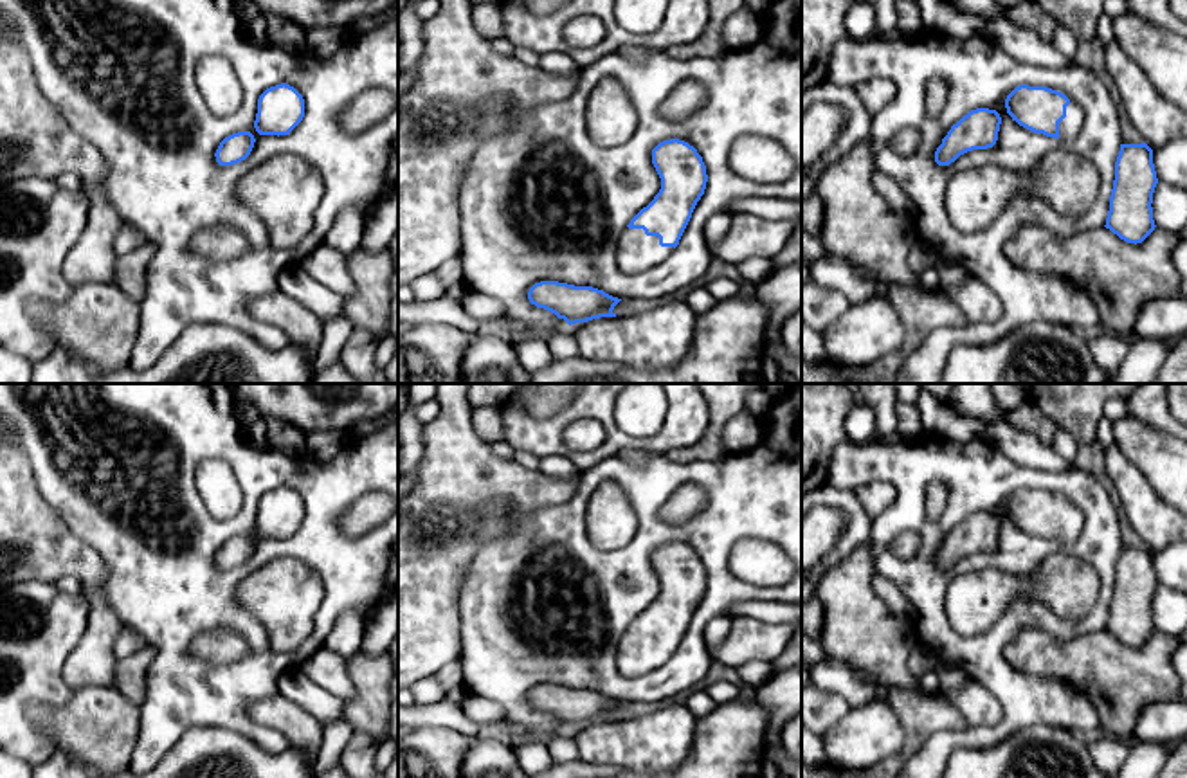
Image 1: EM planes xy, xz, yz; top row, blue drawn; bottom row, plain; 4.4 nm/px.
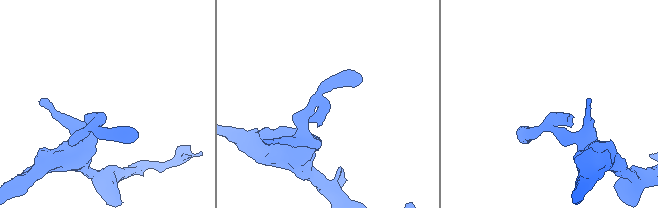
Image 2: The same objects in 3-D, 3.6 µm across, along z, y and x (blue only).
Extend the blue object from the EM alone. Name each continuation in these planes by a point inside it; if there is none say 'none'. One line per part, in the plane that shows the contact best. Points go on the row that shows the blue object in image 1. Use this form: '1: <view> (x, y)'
1: xz (636, 253)

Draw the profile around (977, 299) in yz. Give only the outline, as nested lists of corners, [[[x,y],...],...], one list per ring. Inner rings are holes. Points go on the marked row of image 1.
[[[938,258],[935,265],[940,276],[940,292],[960,306],[969,324],[994,322],[1001,317],[1003,306],[991,285],[953,259]]]

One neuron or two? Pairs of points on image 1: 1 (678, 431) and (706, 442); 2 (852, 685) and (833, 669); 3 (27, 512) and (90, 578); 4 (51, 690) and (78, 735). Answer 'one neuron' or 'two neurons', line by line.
1: two neurons
2: one neuron
3: one neuron
4: two neurons

